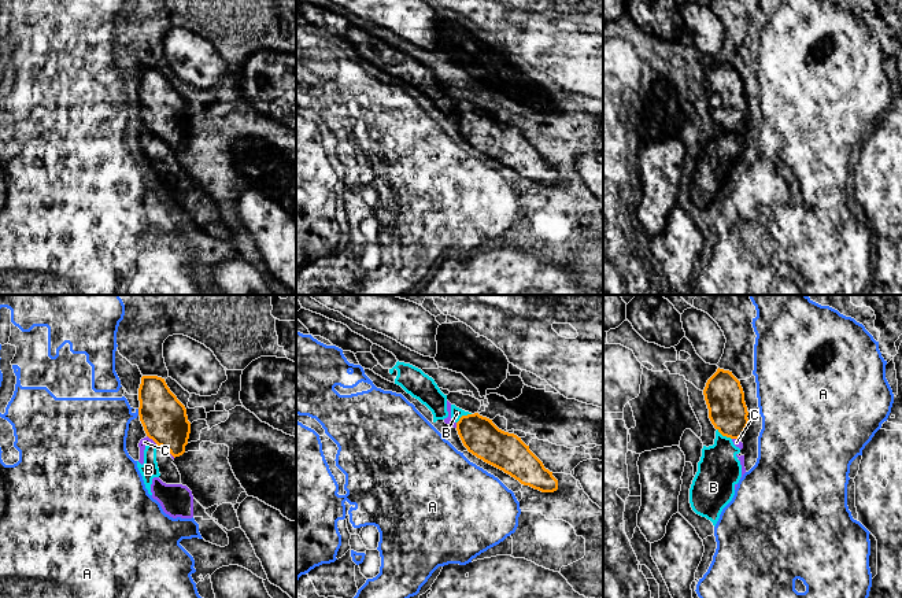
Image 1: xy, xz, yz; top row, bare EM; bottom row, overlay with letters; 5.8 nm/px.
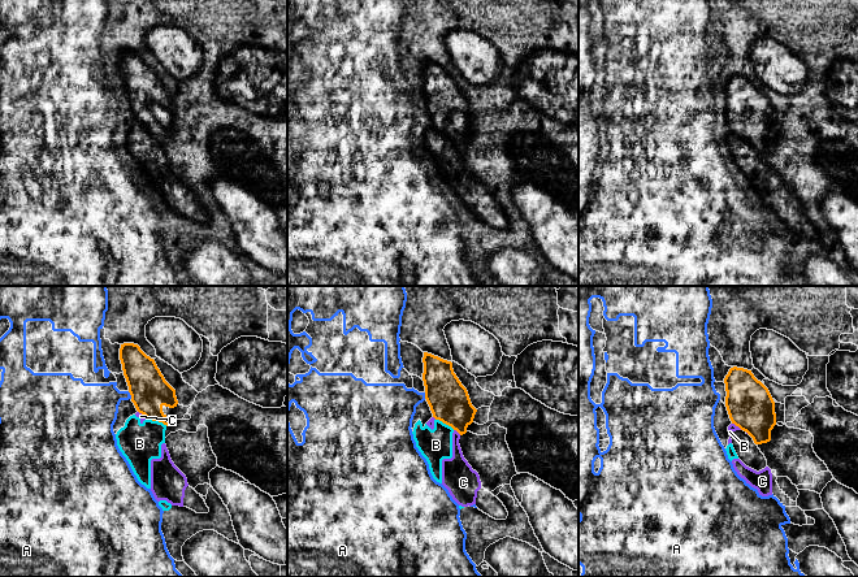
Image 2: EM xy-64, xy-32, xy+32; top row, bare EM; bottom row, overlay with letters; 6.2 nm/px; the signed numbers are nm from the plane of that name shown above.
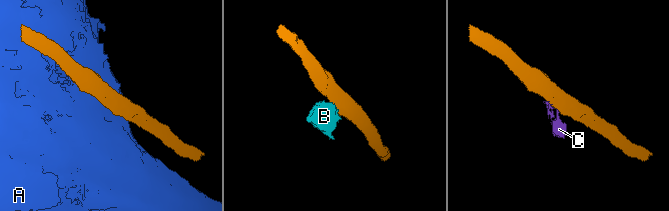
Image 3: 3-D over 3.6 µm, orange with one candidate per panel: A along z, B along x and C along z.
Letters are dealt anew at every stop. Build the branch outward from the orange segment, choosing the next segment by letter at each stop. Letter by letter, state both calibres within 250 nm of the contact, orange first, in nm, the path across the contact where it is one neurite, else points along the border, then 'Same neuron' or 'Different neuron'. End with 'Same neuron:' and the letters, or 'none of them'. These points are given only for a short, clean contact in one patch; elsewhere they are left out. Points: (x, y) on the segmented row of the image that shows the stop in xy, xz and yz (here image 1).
A: Thickness 260 nm (orange) against 340 nm. Different neuron
B: Thickness 220 nm (orange) against 70 nm. Boundary: xz (470, 413), (464, 414), (457, 423). Different neuron
C: Thickness 260 nm (orange) against 50 nm. Boundary: xy (147, 435), (158, 445). Different neuron
Same neuron: none of them

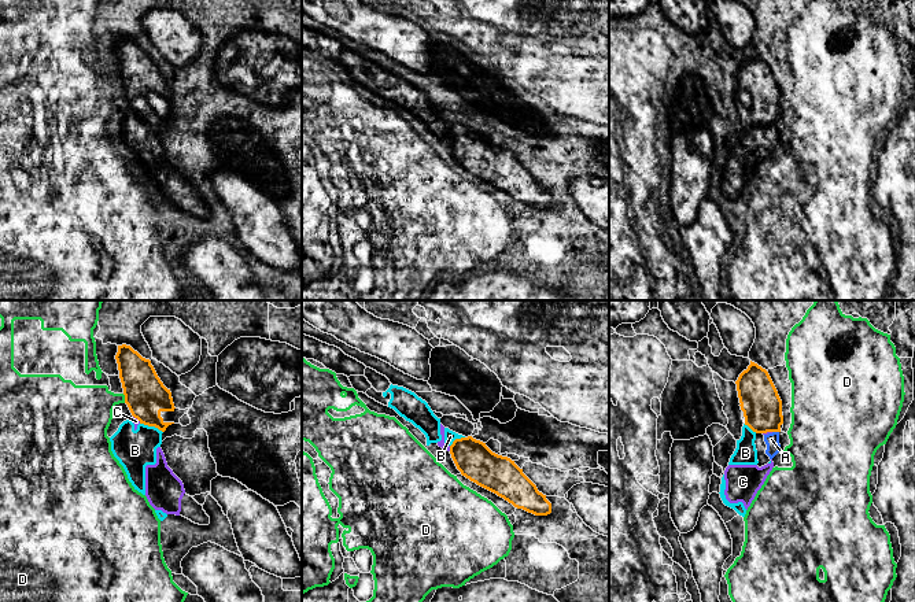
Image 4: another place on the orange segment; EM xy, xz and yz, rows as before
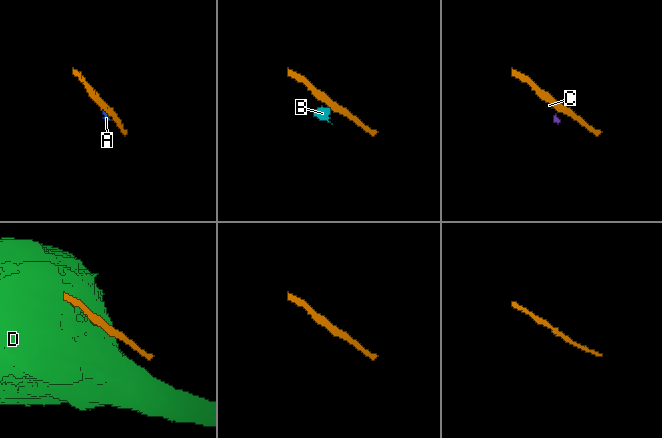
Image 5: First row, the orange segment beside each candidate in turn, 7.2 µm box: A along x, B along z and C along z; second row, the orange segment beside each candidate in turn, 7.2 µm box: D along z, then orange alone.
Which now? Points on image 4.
A: Thickness 240 nm (orange) against 80 nm. Boundary: yz (773, 431), (778, 432). Different neuron
B: Thickness 240 nm (orange) against 220 nm. Boundary: xy (140, 423), (157, 427), (162, 432). Different neuron
C: Thickness 220 nm (orange) against 40 nm. Boundary: xz (449, 446), (450, 450). Different neuron
D: Thickness 240 nm (orange) against 320 nm. Different neuron
Same neuron: none of them

